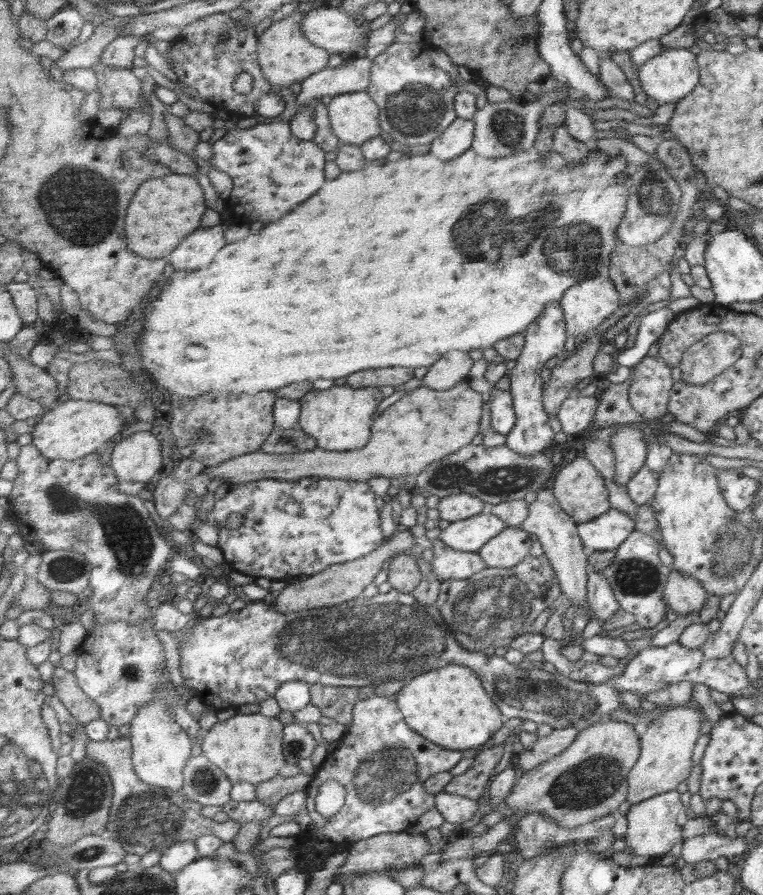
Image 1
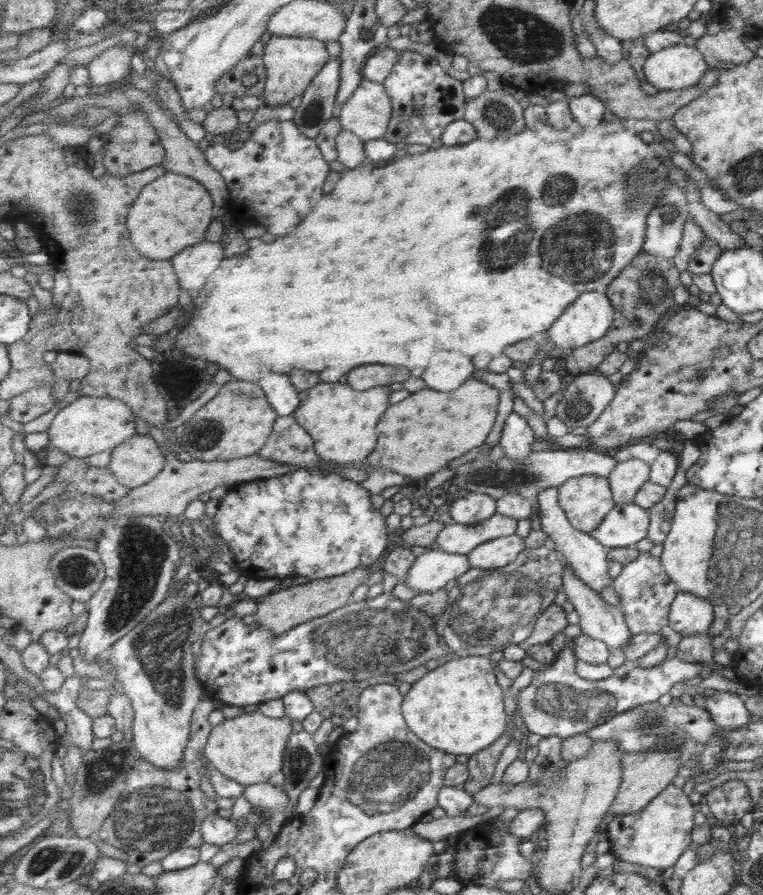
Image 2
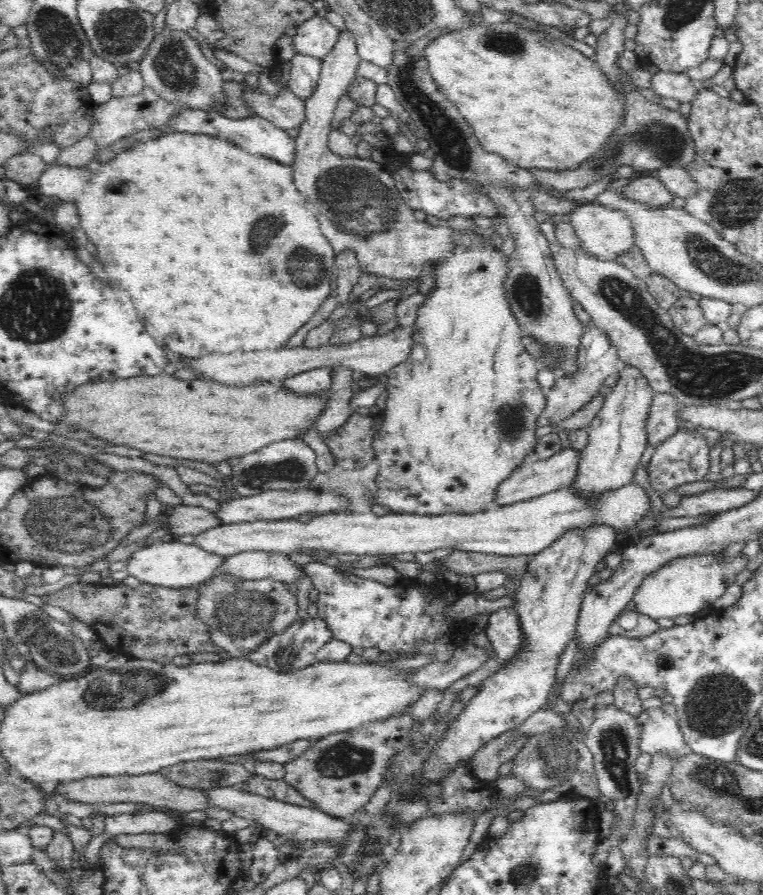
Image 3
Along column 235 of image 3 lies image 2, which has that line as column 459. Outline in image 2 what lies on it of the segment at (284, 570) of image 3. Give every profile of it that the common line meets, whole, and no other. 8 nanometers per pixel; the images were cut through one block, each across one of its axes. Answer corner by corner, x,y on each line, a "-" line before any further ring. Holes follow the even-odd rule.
431,547
416,557
413,568
409,570
407,586
423,592
437,592
445,589
461,575
469,572
472,563
465,554
451,554
437,547

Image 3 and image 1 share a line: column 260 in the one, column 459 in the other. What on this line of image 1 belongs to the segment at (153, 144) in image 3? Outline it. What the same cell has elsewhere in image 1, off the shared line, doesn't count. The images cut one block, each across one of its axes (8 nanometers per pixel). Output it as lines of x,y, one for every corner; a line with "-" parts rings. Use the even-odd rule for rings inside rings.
533,144
529,151
497,159
480,156
472,149
445,162
430,153
411,153
394,156
383,166
369,161
363,170
343,171
335,180
326,180
320,193
315,193
303,205
297,206
291,213
293,216
289,214
289,218
281,218
281,222
271,222
259,234
247,236
241,242
227,244
227,248
217,254
209,270
175,272
163,286
161,294
144,306
145,330
139,338
141,344
137,346
143,358
142,366
169,394
183,398
195,398
223,390
254,395
261,390
275,392
292,383
314,382
318,378
347,378
351,372
367,368
433,366
445,352
451,350
470,353
472,350
493,347
504,338
523,333
544,313
547,306
555,301
560,302
573,286
581,284
583,280
609,276
612,252
620,242
619,226
629,210
630,169
619,173
617,177
609,177
609,166
613,166
615,158
617,156
593,148
591,155
581,163
569,163
553,148
545,153
541,147

